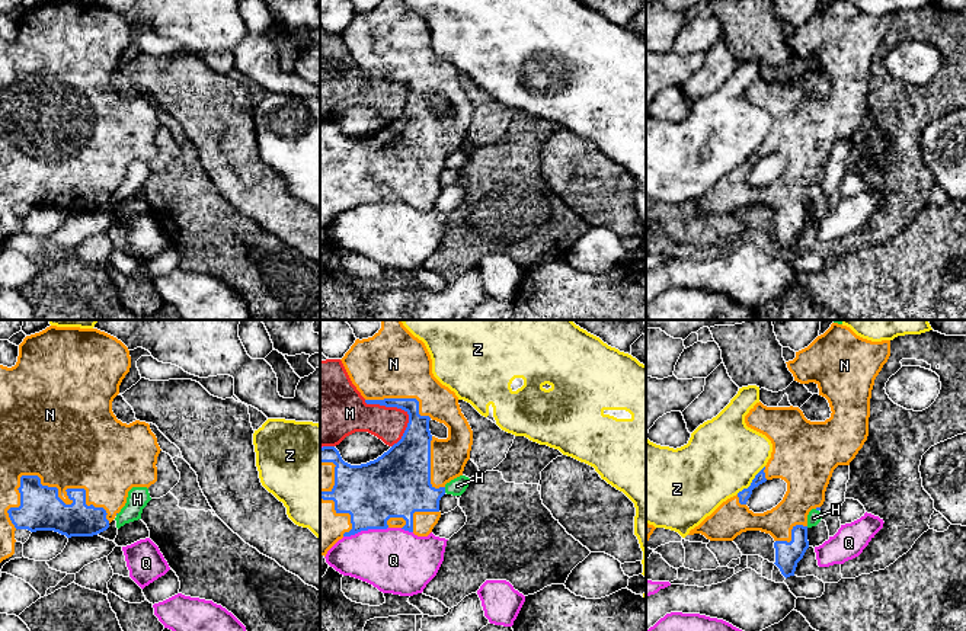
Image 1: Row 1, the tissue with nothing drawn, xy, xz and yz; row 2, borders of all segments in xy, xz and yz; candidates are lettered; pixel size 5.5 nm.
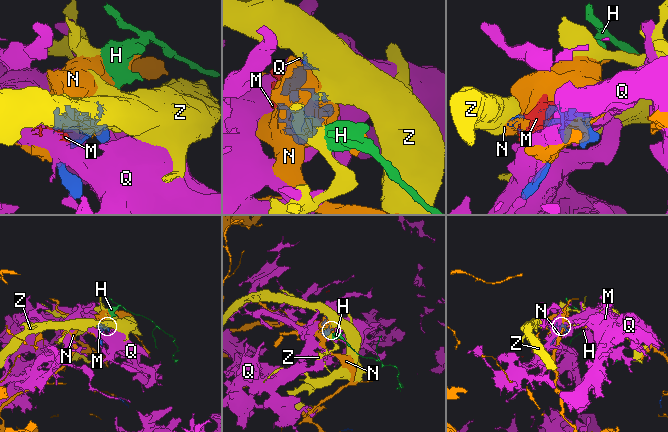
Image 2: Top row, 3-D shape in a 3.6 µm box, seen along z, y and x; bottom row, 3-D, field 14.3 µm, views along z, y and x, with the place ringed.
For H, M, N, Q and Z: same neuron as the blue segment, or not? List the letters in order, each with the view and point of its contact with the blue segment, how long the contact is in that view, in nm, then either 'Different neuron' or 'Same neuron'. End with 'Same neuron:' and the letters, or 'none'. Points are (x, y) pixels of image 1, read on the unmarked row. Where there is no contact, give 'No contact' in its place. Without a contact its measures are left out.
H: Touches blue at xz (444, 165). Shared border 30 nm. Different neuron
M: Touches blue at xz (402, 83). Shared border 300 nm. Different neuron
N: Touches blue at xy (57, 170). Shared border 600 nm. Same neuron
Q: Touches blue at xz (365, 204). Shared border 260 nm. Different neuron
Z: Touches blue at yz (752, 156). Shared border 220 nm. Different neuron
Same neuron: N

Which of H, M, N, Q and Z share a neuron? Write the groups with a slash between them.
H / M / N / Q / Z

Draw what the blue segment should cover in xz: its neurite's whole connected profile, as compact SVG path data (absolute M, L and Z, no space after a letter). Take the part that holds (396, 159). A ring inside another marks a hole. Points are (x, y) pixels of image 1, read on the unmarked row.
M381 0L372 12L356 13L340 35L367 79L402 83L409 89L409 97L397 118L367 138L351 140L335 121L320 122L320 230L324 231L343 211L368 204L402 202L418 211L428 211L441 192L439 174L445 169L445 158L463 150L473 119L473 105L461 87L458 71L434 51L425 17L404 0ZM431 93L448 102L447 113L431 109Z

